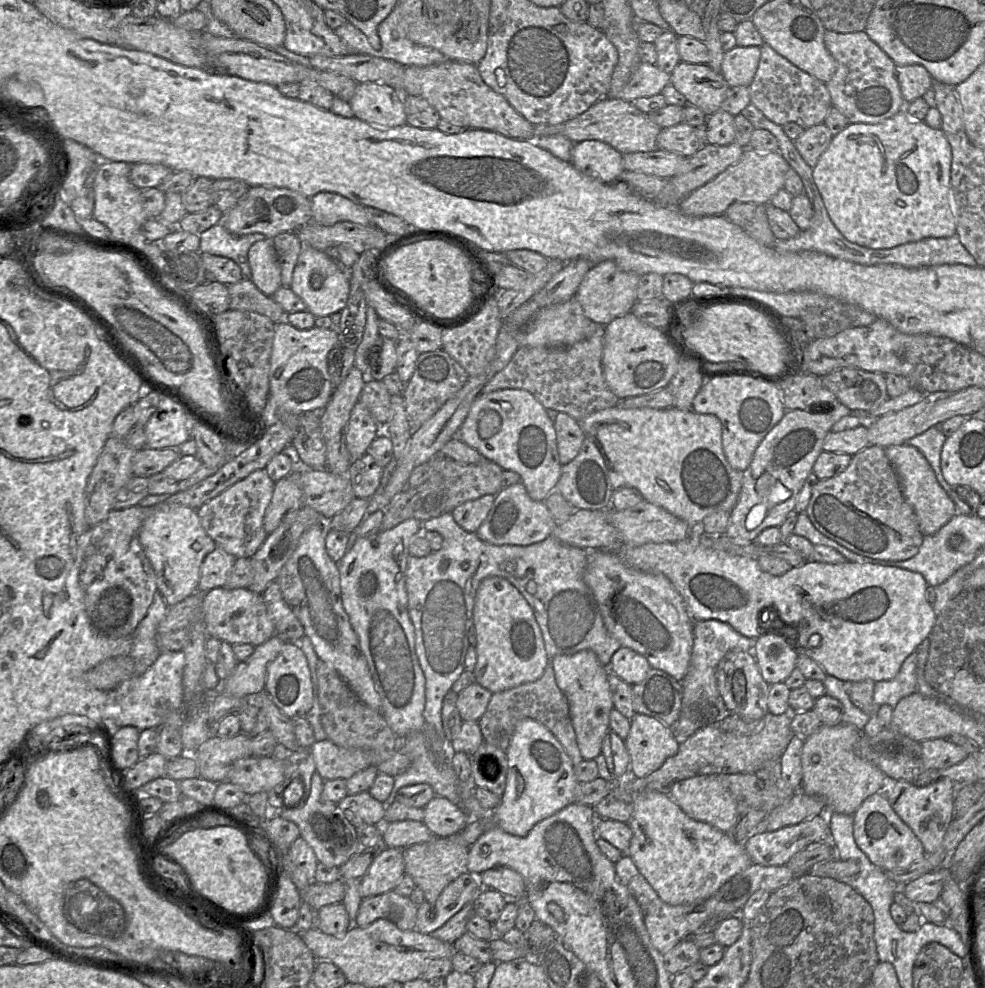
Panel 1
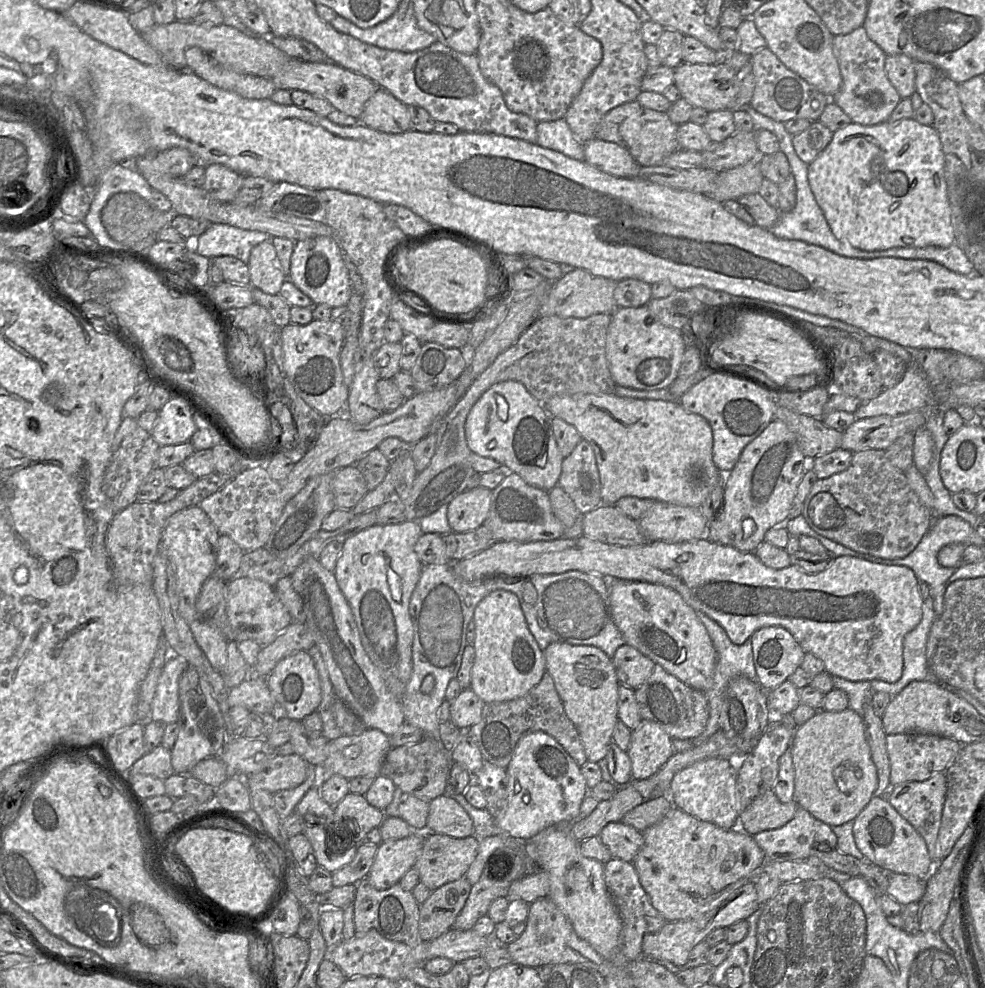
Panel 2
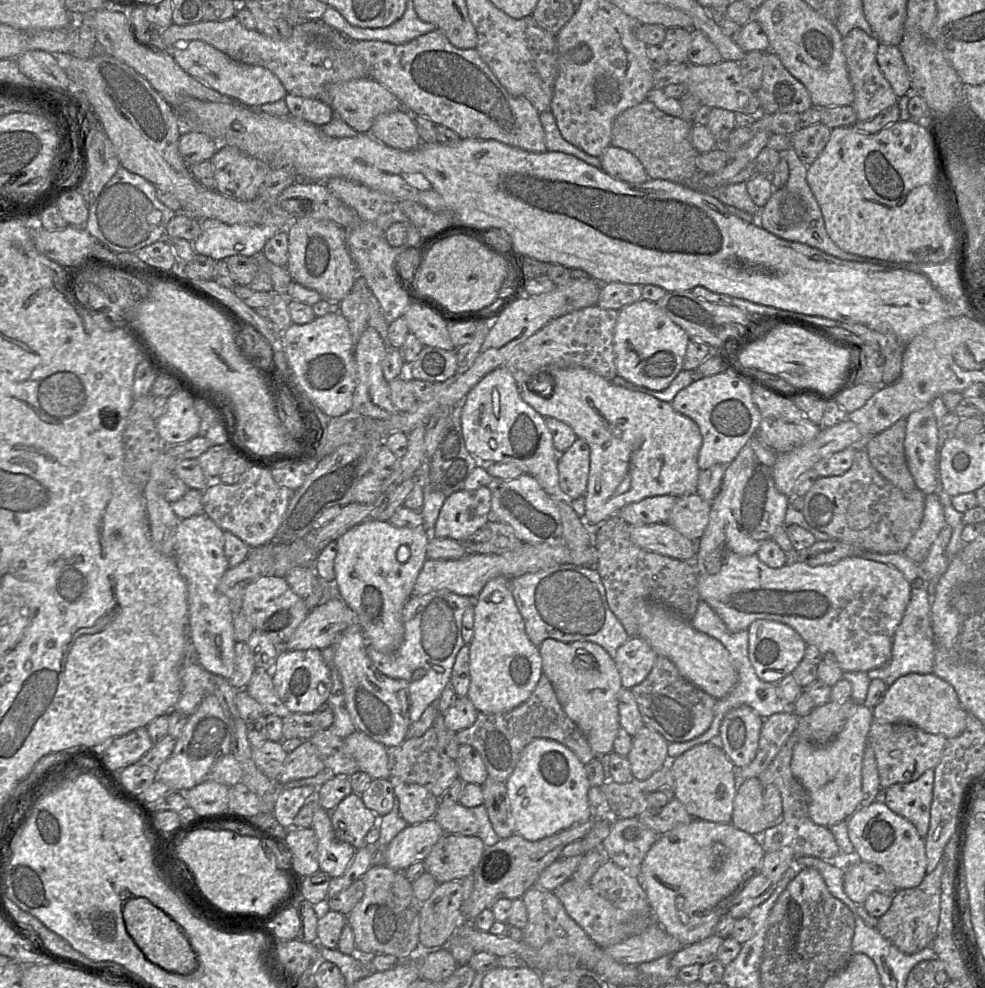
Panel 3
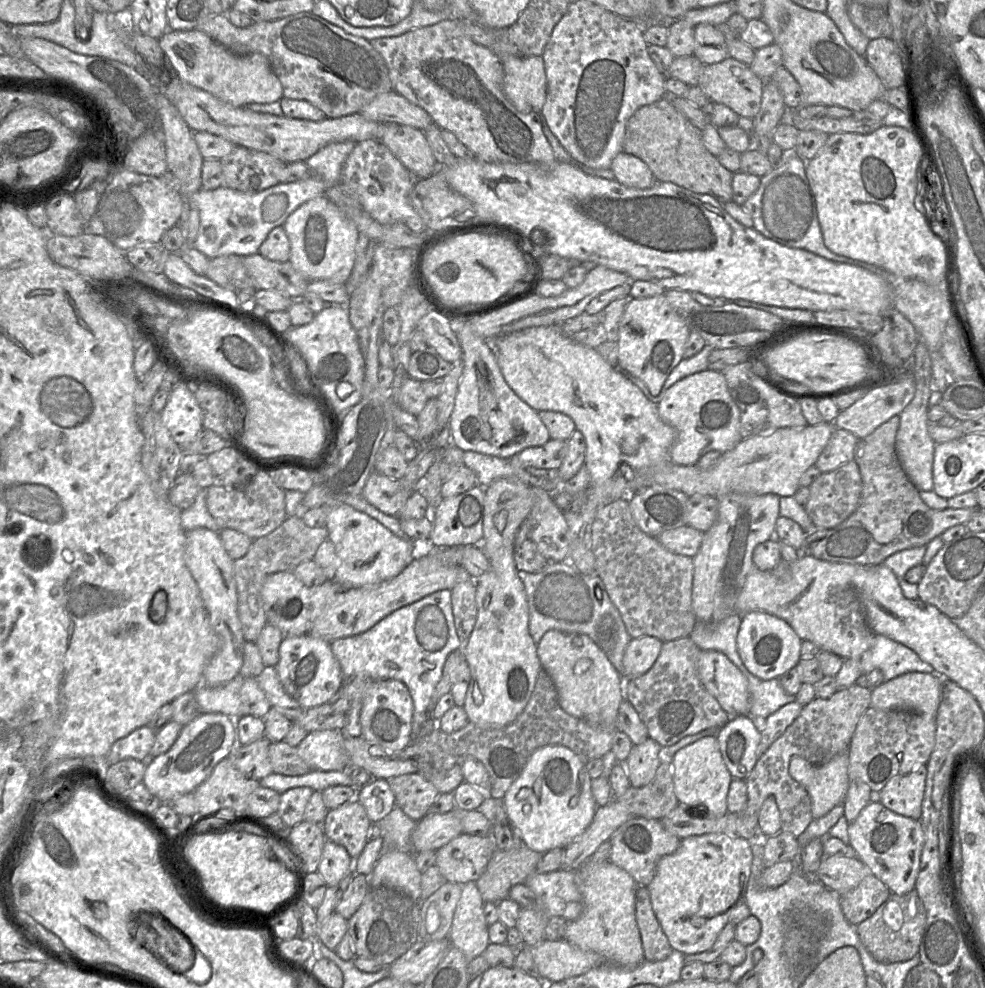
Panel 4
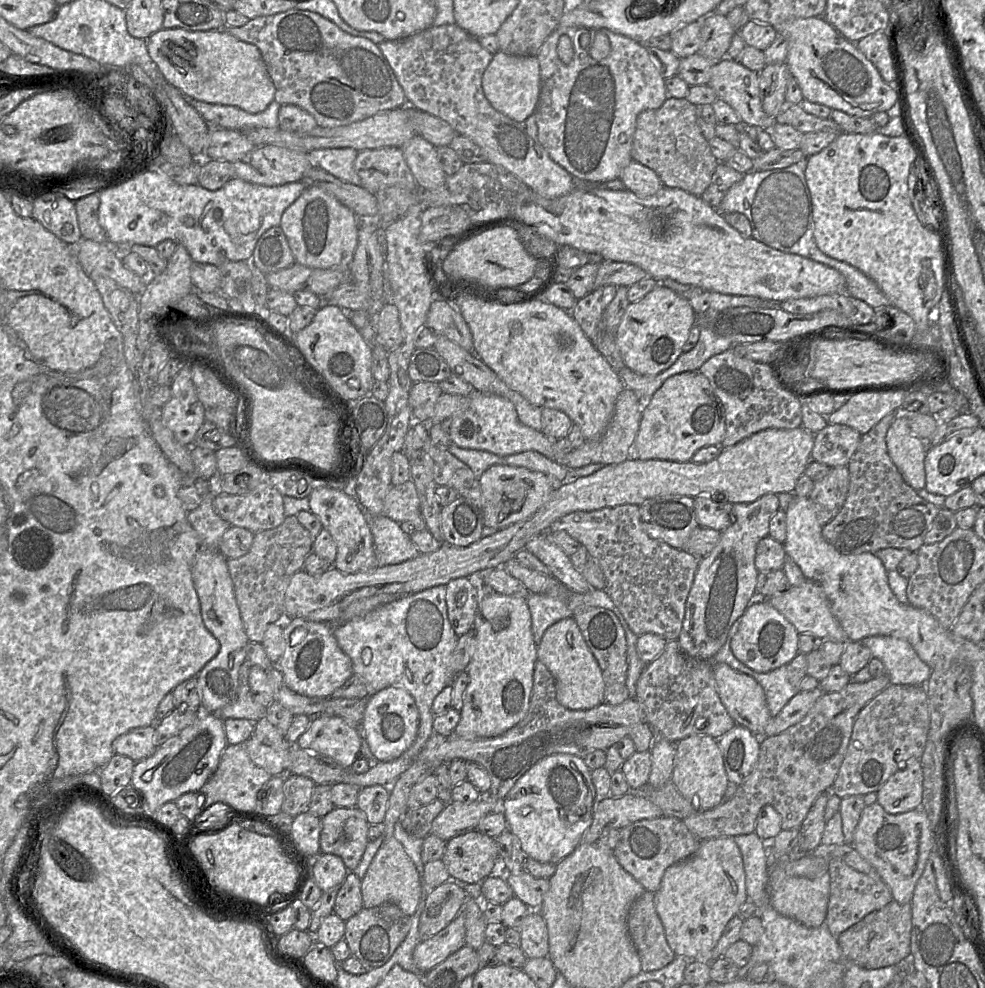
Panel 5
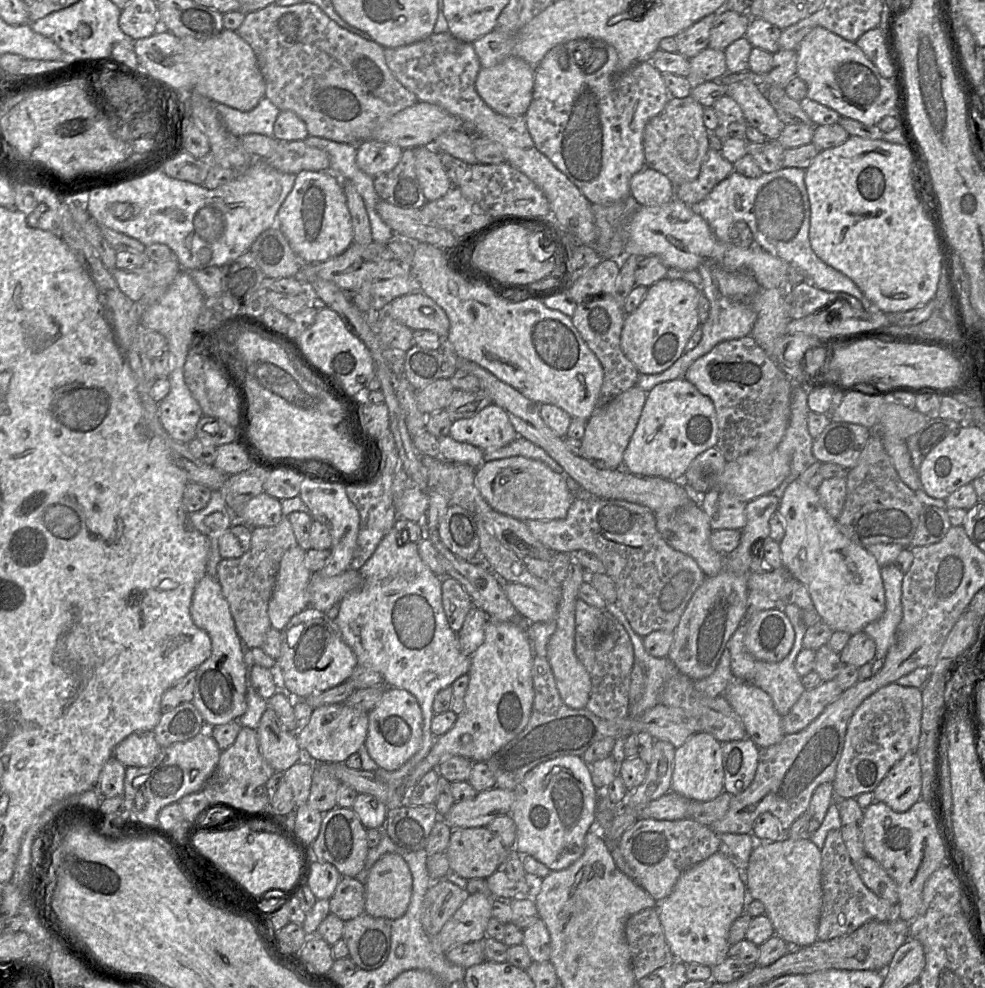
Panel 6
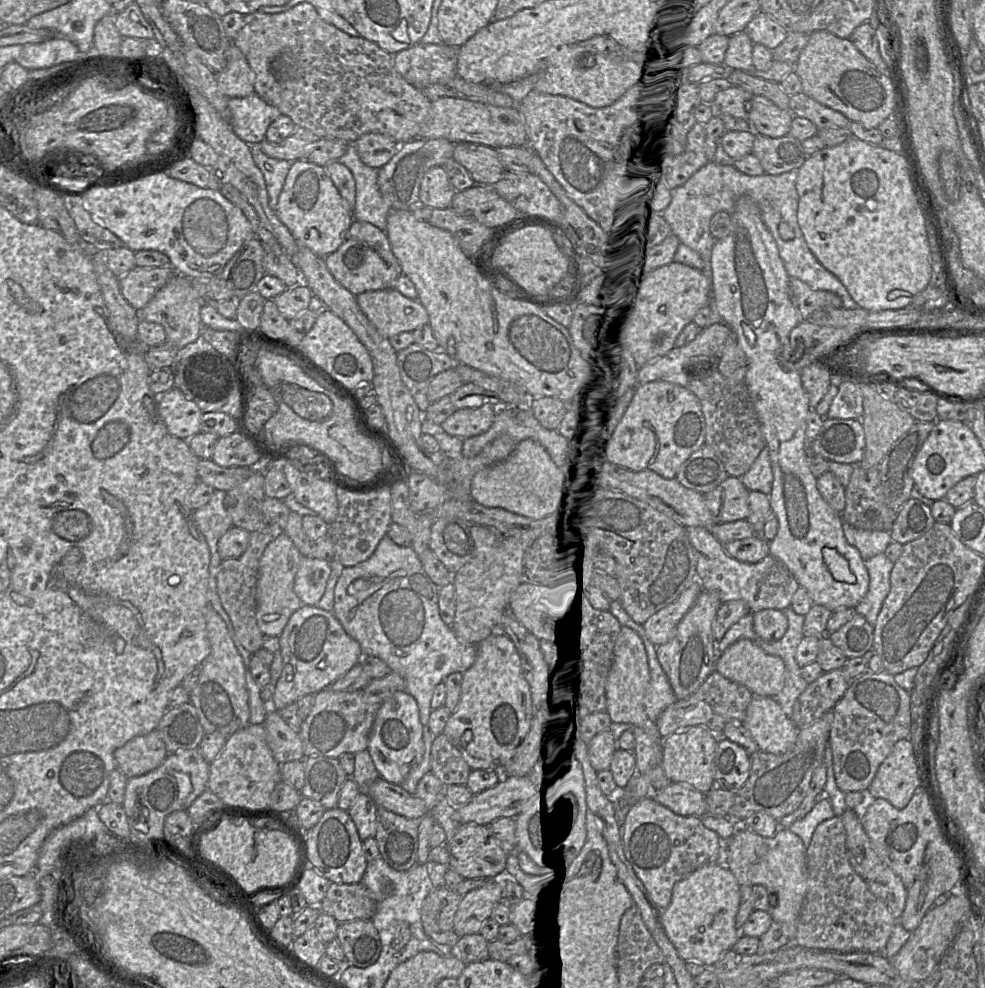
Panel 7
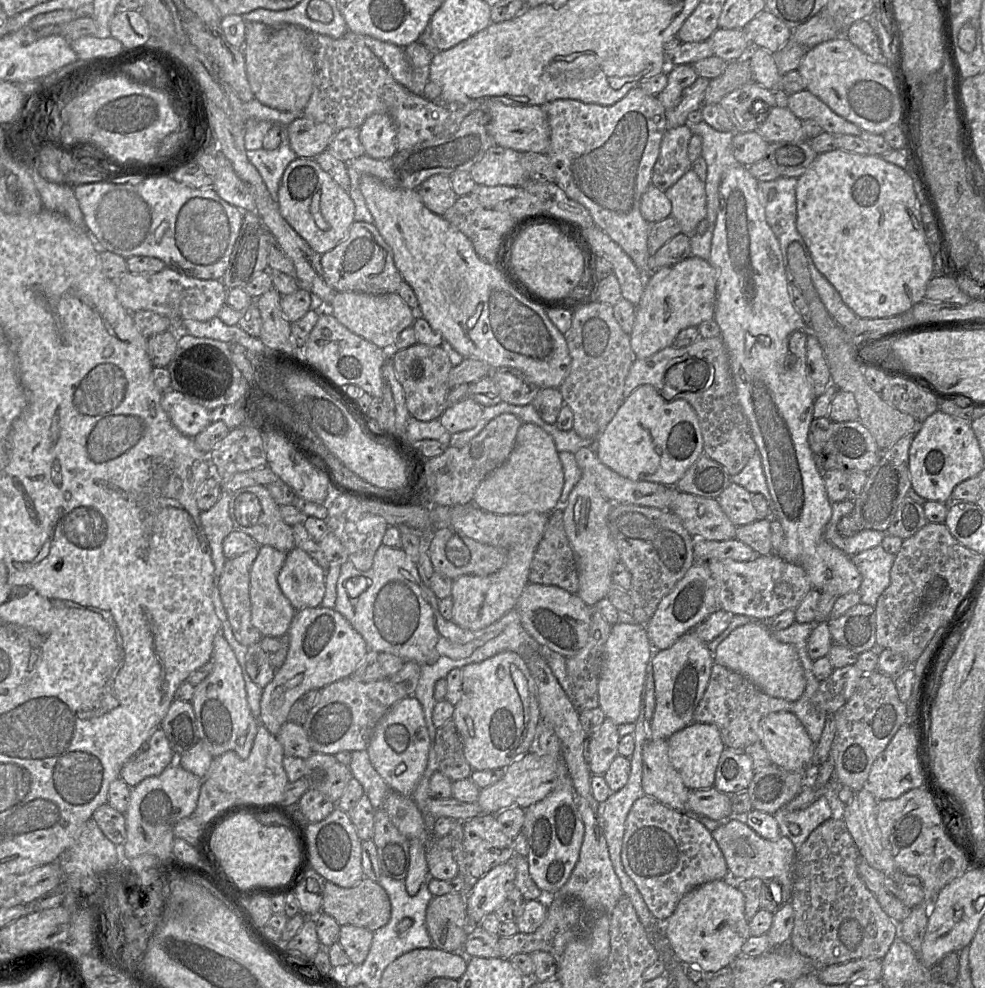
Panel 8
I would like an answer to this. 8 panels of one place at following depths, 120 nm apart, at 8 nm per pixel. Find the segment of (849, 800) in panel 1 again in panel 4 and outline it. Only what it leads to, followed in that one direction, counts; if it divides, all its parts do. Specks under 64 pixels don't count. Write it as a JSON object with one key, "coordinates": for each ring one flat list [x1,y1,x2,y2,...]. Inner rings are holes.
{"coordinates":[[848,748,823,765,814,765,800,756,791,758,789,773,809,793,814,819,843,804,850,784,848,765]]}

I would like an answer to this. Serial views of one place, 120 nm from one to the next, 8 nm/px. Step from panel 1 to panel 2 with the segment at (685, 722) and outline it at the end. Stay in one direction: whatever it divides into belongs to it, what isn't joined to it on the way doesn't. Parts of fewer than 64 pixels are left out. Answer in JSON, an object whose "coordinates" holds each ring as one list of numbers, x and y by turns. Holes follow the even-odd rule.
{"coordinates":[[697,611,697,616,699,620,702,622,704,627,706,628,714,648,717,652,717,662,716,668,713,675,713,685,707,690,703,691,709,704,709,718,705,729,703,732,691,739,672,739,672,748,673,753,680,753,692,749,705,741,707,741,715,732,720,729,720,715,722,704,724,701,724,694,726,693,726,689,731,679,737,676,745,676,751,681,757,682,757,673,756,668,753,661,753,650,752,650,752,640,751,638,747,639,746,642,742,645,734,644,730,638,728,637,726,631,720,626,716,621,707,616,705,613,701,611]]}

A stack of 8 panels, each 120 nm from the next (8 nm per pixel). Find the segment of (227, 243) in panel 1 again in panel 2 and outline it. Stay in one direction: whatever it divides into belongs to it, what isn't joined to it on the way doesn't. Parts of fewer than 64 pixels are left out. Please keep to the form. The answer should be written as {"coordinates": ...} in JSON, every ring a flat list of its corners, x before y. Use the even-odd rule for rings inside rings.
{"coordinates":[[211,223,200,236,185,239,187,250,213,259,219,256,233,256,248,264,251,250,258,244,271,239,267,233,251,231,227,224]]}

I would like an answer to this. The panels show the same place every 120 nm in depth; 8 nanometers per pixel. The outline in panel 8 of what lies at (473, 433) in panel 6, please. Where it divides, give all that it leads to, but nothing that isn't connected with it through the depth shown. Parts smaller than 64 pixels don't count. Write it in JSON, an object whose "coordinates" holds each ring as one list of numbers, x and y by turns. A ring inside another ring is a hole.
{"coordinates":[[471,398,448,406,439,418,442,426,450,433,472,429,483,414,483,407]]}

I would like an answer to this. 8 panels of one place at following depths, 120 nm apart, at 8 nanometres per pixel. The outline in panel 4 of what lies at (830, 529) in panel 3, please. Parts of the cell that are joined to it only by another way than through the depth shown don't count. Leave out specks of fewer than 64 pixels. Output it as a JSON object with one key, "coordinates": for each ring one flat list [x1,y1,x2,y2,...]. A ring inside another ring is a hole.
{"coordinates":[[851,460,835,470,821,473,809,486,809,497,804,510,818,529,833,528,846,520,858,507,862,479,859,467]]}

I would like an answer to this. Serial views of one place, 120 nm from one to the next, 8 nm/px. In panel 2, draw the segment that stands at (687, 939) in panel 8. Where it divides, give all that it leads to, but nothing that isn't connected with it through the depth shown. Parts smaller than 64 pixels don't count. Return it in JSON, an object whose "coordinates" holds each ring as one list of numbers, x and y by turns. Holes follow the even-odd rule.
{"coordinates":[[673,807,658,823,642,832,644,844,632,862,652,906,667,922,698,918,716,909,765,864,765,854,753,836,741,829,725,830]]}

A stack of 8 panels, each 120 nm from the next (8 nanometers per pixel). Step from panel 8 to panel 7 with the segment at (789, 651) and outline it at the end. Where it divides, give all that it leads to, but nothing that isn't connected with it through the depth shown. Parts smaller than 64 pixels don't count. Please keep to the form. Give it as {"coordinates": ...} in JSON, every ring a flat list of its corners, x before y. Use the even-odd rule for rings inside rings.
{"coordinates":[[741,639,721,654,716,662,716,671,723,677,745,686,754,696,774,698,784,687,786,668,780,657,767,654,751,640]]}

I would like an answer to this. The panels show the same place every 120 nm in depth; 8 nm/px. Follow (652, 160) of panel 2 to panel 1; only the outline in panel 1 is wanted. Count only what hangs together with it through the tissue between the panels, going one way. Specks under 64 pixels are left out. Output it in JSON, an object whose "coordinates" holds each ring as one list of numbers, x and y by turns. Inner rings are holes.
{"coordinates":[[603,97,584,113,565,123,534,126,534,138,537,136,561,135,574,144,587,140,597,140,610,145,624,155,658,149,657,137,661,129,645,113,638,110,633,103]]}

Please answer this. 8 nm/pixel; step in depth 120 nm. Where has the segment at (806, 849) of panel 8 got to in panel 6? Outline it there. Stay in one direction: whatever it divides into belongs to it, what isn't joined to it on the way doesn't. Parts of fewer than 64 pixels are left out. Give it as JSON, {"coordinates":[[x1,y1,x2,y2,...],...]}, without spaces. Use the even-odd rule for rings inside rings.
{"coordinates":[[830,830,821,849,821,883,822,883,822,910,817,929,817,939,831,940,836,937,848,935,869,921,886,922,898,917,898,904,893,905,885,899,878,897,862,881,854,862,851,859,840,830]]}

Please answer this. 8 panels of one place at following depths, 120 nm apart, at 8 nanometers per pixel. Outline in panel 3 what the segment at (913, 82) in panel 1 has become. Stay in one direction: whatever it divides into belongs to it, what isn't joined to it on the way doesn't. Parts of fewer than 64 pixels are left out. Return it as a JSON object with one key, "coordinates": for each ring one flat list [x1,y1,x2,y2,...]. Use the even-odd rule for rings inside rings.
{"coordinates":[[880,43,876,60,896,96,904,96,910,88,910,78,898,47]]}

